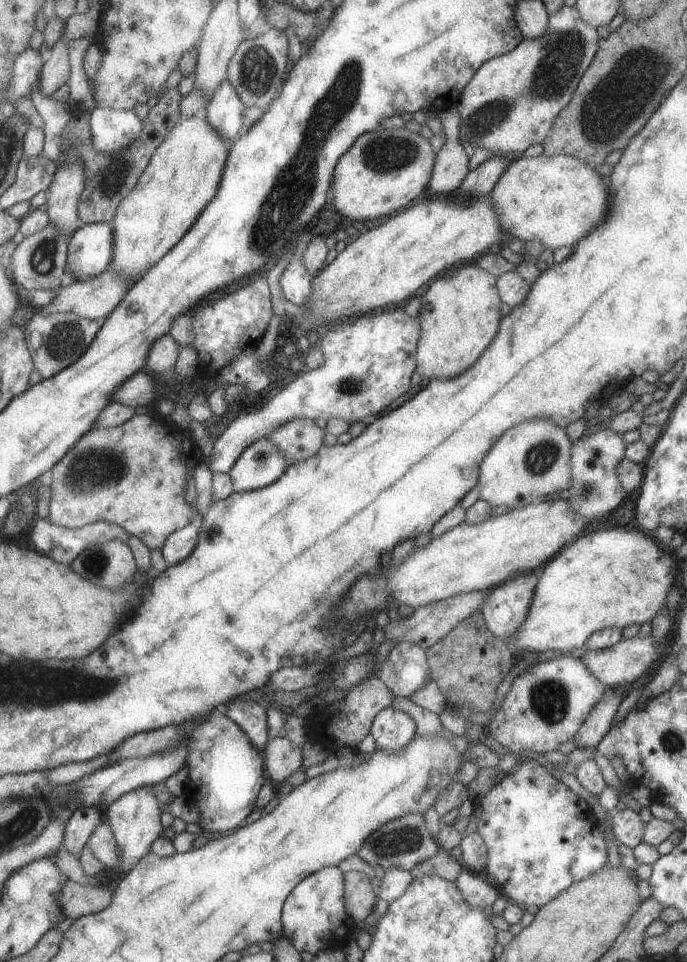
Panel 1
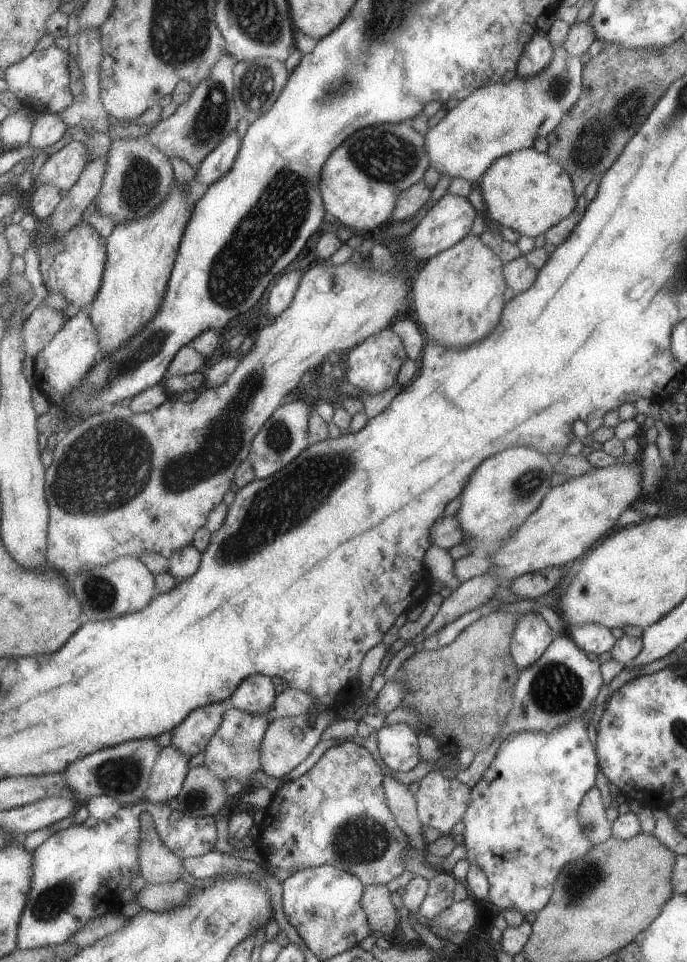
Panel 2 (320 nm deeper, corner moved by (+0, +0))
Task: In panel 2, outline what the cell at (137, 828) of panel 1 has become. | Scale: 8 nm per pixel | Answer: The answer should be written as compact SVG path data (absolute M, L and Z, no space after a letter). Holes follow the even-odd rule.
M175 745L163 747L152 766L148 787L143 800L152 803L167 803L182 787L187 774L189 757Z

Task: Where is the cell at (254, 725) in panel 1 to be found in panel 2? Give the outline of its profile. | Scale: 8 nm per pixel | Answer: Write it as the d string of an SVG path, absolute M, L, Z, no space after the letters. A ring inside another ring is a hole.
M252 674L244 678L228 698L236 709L246 713L264 715L277 710L273 684L268 676Z

